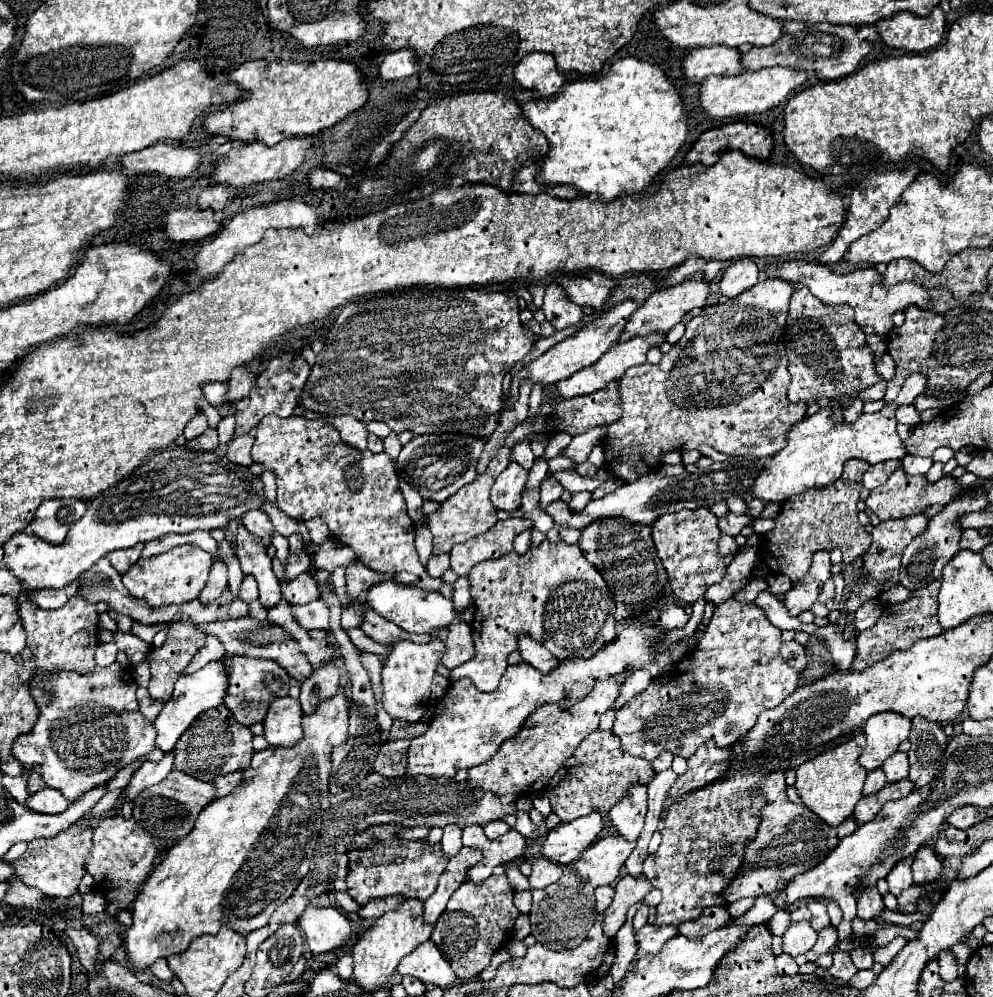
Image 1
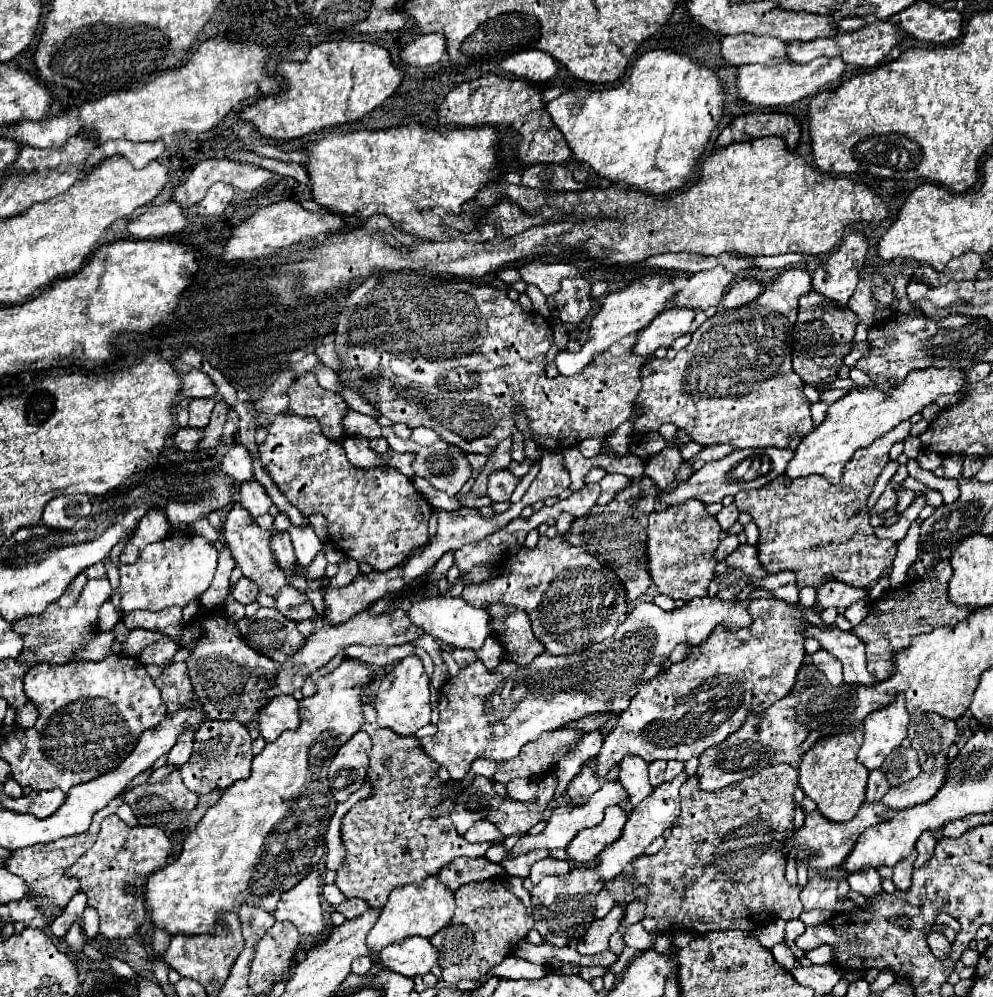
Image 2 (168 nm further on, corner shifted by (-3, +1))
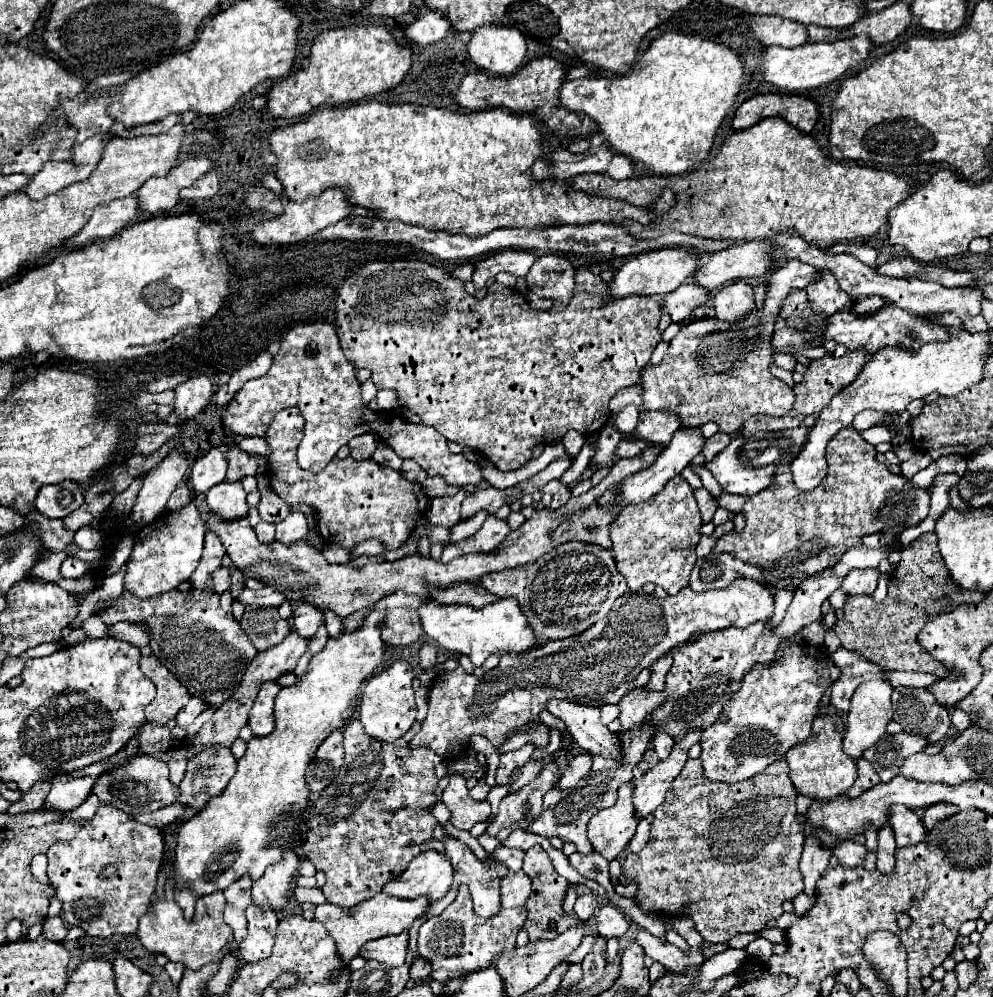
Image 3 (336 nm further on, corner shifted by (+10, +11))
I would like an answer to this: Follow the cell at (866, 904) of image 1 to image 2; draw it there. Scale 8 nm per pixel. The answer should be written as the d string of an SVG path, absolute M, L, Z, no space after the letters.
M859 869L853 877L847 877L853 891L859 891L865 897L873 897L881 891L881 875L877 869Z

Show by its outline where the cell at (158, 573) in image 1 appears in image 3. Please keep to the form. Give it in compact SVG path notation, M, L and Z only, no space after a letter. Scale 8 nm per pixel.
M186 505L182 511L163 515L162 522L154 523L140 531L126 563L124 589L140 599L156 597L176 589L182 581L188 581L198 567L204 545L204 521L196 505Z

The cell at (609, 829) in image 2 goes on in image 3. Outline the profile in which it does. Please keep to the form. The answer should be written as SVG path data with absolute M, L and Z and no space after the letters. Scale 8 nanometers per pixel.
M632 783L618 789L616 805L600 809L588 823L588 841L608 861L616 859L636 831L636 815L632 815Z

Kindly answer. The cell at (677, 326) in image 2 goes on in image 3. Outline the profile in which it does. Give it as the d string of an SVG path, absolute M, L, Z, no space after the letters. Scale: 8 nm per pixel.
M694 283L680 285L676 291L664 297L660 311L668 313L674 323L682 325L682 321L686 321L692 315L692 311L698 305L702 305L706 299L708 299L708 291L704 291L702 287L696 287Z

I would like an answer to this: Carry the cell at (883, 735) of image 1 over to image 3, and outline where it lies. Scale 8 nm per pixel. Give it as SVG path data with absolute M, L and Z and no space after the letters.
M872 679L868 683L862 683L862 687L854 691L852 705L848 711L848 725L844 733L844 753L852 759L860 759L862 753L886 733L886 725L892 721L892 689L894 687L886 679Z

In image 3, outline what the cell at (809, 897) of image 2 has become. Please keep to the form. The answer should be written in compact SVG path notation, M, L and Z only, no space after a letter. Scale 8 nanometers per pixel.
M808 839L804 843L804 851L802 851L802 859L800 859L800 871L804 877L804 893L806 895L816 893L816 883L822 877L822 873L826 871L830 855L832 853L828 849L822 849L816 839Z

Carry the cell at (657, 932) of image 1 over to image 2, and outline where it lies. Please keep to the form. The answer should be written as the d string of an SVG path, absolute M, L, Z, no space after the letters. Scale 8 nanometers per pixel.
M635 923L635 925L629 925L625 931L623 931L623 941L625 945L637 949L637 951L647 951L651 947L651 939L653 935L647 933L643 929L641 923Z

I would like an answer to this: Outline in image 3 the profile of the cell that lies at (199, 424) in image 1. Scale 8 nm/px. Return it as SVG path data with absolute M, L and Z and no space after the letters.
M204 375L190 377L186 383L180 383L174 389L174 393L176 393L174 413L180 419L194 419L210 403L212 383Z

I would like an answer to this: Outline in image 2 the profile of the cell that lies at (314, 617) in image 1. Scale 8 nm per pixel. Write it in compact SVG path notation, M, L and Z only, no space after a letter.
M285 585L285 589L281 589L281 593L275 593L273 597L275 597L275 607L291 621L305 621L317 615L307 595L299 593L289 585Z

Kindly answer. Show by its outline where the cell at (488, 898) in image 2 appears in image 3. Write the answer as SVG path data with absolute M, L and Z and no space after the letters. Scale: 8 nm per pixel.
M460 885L454 903L442 911L438 917L426 921L418 933L418 953L432 965L432 979L446 981L448 977L456 977L466 971L484 969L490 961L502 951L512 951L516 945L516 933L526 921L526 909L500 909L494 917L482 919L472 909L472 899L468 895L468 887Z

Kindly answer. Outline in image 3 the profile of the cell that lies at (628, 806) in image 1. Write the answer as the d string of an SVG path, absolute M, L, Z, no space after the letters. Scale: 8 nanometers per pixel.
M550 699L548 711L566 723L572 739L580 749L592 755L602 755L606 759L624 759L624 747L618 735L612 735L612 731L600 721L600 707L566 703L566 699Z

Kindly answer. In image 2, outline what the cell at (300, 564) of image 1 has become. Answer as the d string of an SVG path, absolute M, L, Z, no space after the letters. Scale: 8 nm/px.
M287 531L273 533L273 535L271 535L271 545L273 545L273 553L275 553L275 557L277 557L279 567L281 567L287 575L291 575L291 571L295 569L295 553L293 553L291 539L289 539Z

